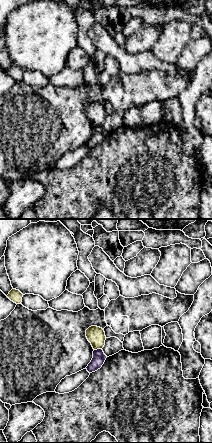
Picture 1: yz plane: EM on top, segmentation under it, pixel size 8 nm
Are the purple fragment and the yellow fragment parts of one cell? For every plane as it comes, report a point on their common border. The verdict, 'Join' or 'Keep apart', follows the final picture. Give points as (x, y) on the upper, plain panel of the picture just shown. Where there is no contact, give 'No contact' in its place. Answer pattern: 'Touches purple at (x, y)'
Touches purple at (97, 125)

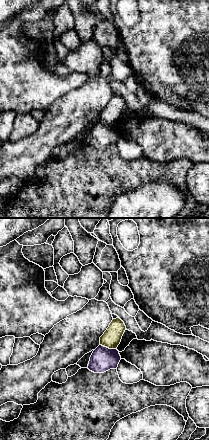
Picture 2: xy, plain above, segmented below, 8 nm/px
Touches purple at (108, 124)

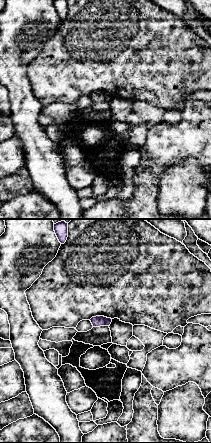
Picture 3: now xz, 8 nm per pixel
No contact

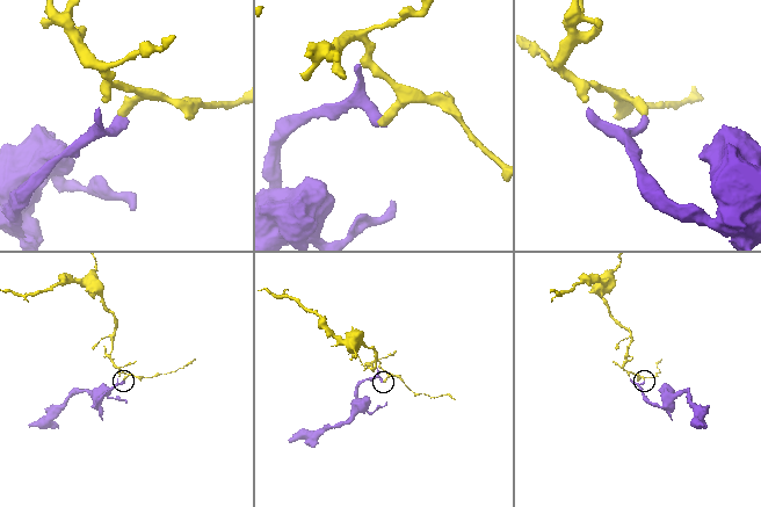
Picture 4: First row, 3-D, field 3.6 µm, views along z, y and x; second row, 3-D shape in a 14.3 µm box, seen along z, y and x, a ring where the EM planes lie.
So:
Keep apart

